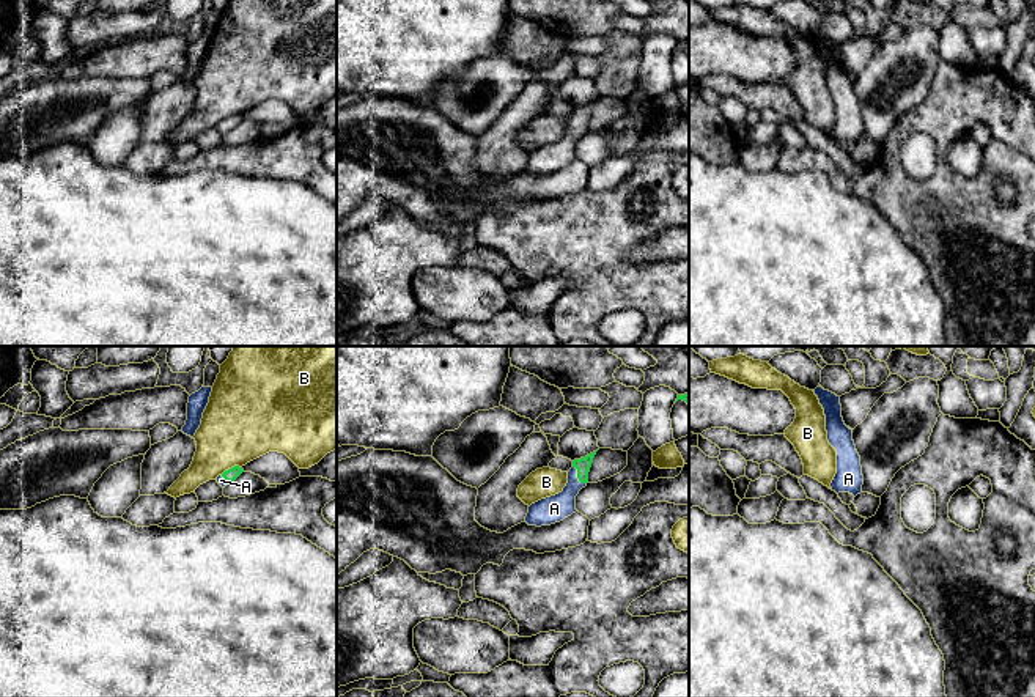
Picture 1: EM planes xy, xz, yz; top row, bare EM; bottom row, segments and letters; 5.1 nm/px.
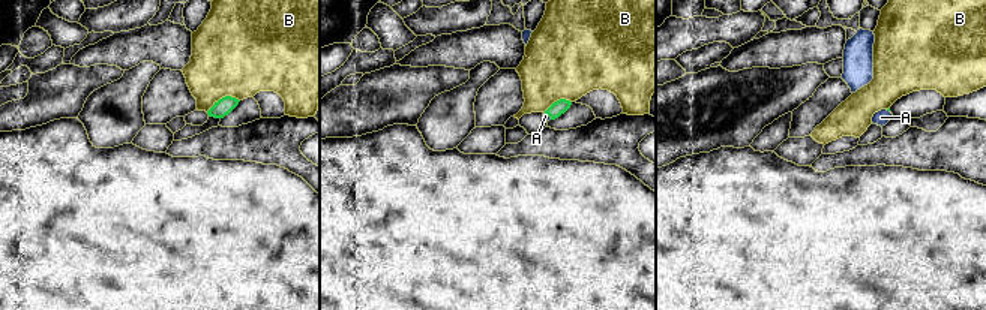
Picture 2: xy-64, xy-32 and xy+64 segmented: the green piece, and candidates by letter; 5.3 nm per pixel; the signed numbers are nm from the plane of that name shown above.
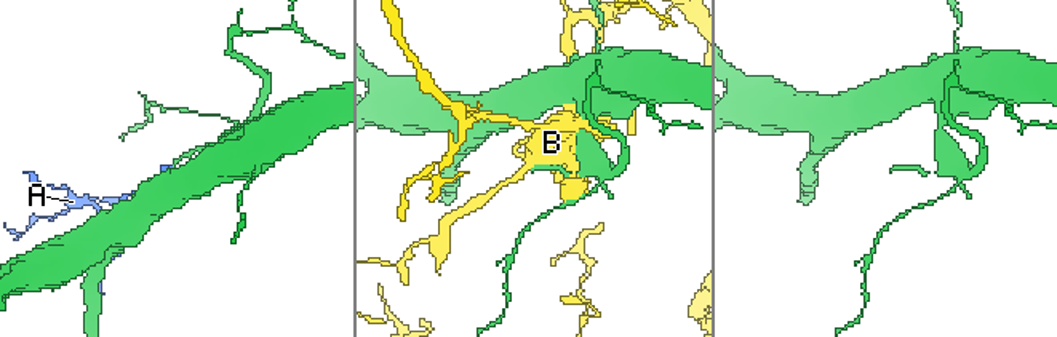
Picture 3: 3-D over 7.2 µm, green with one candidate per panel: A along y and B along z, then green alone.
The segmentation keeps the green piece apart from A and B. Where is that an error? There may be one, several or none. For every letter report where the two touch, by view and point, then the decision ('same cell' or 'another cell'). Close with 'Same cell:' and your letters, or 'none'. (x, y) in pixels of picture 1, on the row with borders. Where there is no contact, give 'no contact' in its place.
A: xz (578, 477) | same cell
B: xy (232, 468) | another cell
Same cell: A

